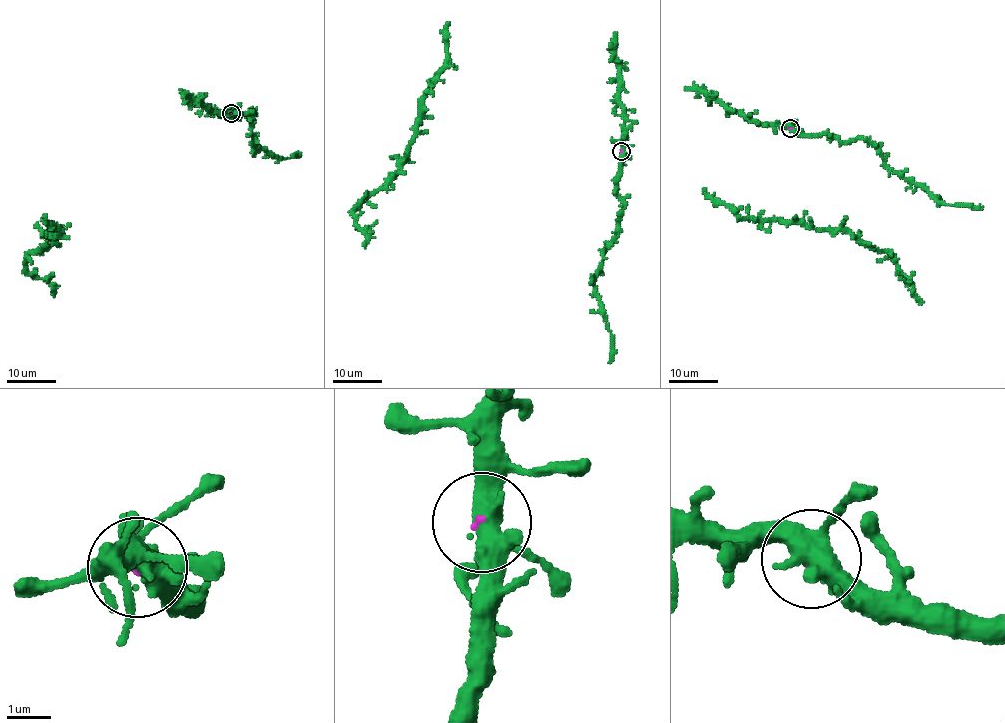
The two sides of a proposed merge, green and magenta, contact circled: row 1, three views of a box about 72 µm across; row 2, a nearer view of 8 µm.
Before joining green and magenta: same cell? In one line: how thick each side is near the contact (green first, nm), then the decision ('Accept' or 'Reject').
Thickness 440 nm (green) against 60 nm. Accept

